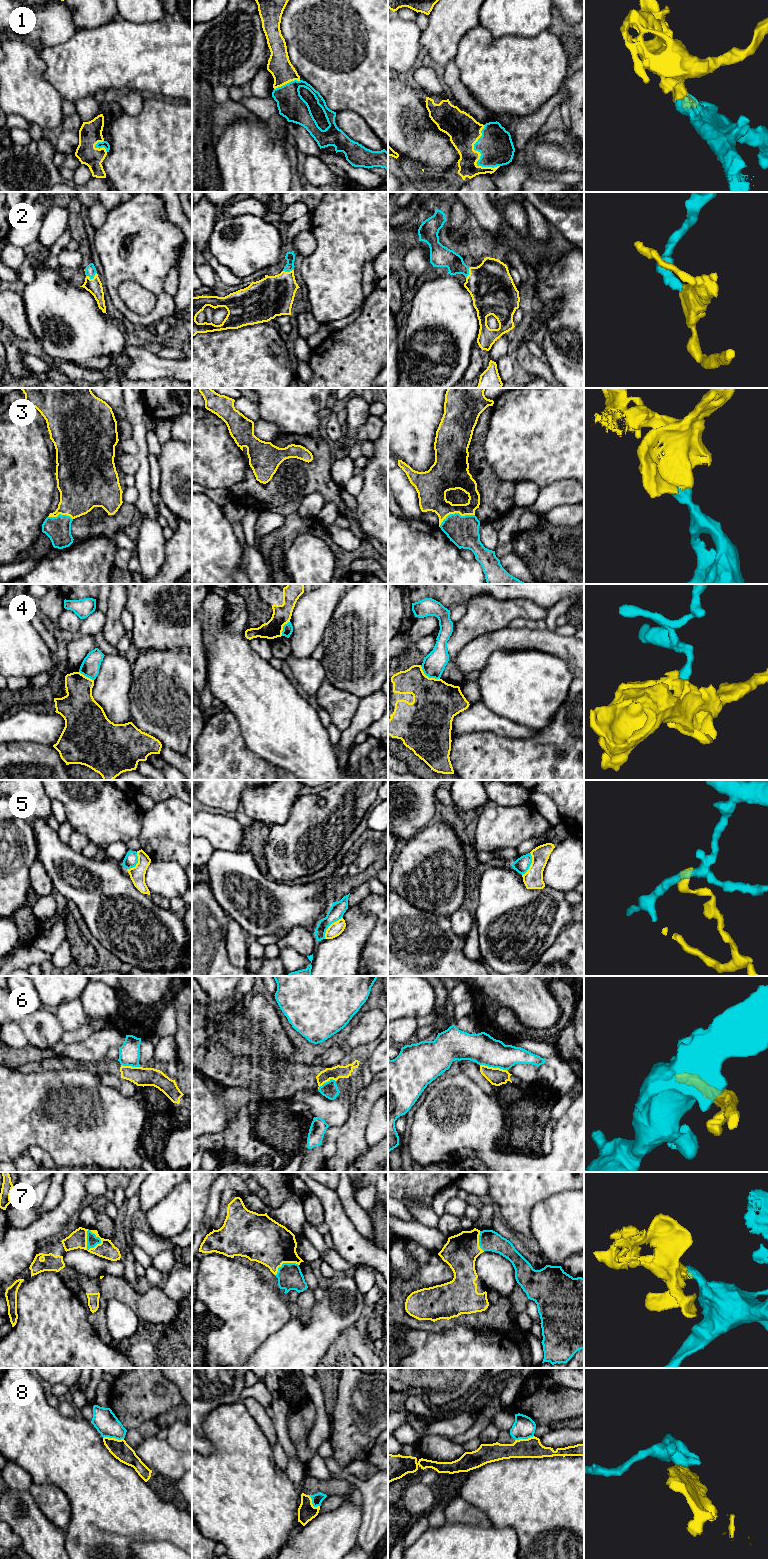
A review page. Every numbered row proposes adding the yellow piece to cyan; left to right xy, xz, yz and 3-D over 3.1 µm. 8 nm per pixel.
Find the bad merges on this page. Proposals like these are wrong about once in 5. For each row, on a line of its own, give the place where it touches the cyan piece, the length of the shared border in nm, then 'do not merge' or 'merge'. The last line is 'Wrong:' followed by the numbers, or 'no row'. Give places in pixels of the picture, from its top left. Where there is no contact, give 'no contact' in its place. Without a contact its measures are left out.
1: meets cyan in yz at (478, 151); contact 360 nm long; merge
2: meets cyan in xy at (92, 278); contact 90 nm long; merge
3: meets cyan in yz at (455, 513); contact 300 nm long; merge
4: meets cyan in yz at (428, 676); contact 190 nm long; do not merge
5: meets cyan in xz at (329, 925); contact 220 nm long; do not merge
6: meets cyan in yz at (494, 1067); contact 240 nm long; do not merge
7: meets cyan in xy at (87, 1240); contact 180 nm long; merge
8: meets cyan in xy at (113, 1437); contact 170 nm long; do not merge
Wrong: 4, 5, 6, 8

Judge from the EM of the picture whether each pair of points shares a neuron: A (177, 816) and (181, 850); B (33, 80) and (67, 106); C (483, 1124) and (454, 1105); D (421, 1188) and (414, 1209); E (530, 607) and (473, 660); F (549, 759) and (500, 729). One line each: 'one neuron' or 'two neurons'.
A: one neuron
B: two neurons
C: one neuron
D: two neurons
E: two neurons
F: two neurons

